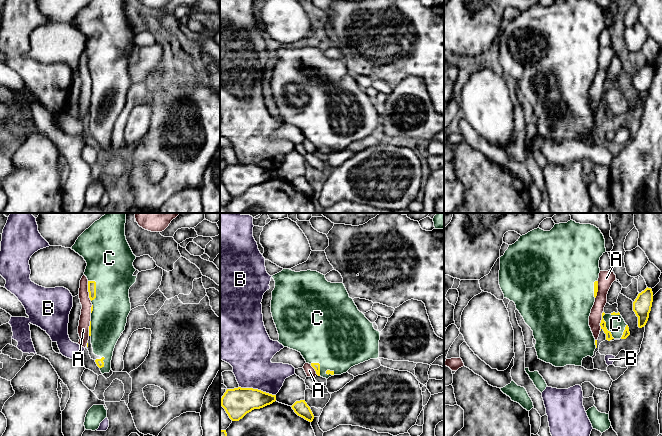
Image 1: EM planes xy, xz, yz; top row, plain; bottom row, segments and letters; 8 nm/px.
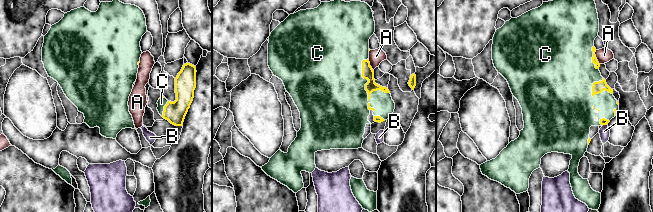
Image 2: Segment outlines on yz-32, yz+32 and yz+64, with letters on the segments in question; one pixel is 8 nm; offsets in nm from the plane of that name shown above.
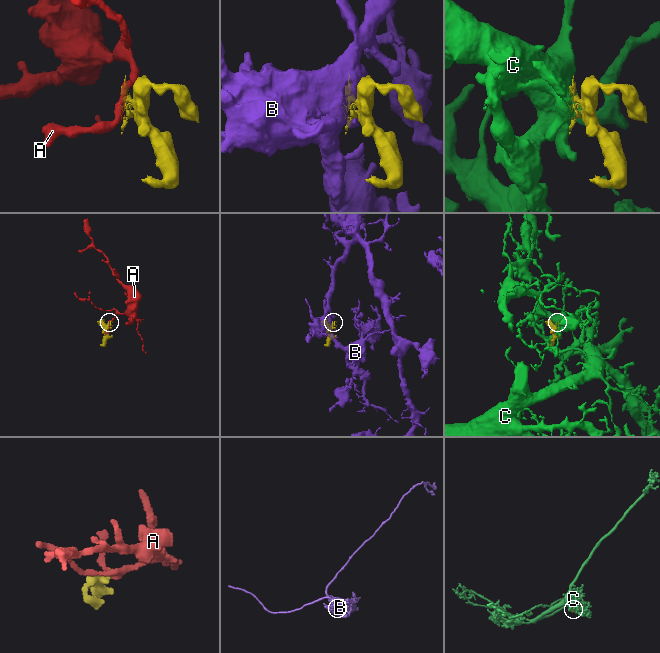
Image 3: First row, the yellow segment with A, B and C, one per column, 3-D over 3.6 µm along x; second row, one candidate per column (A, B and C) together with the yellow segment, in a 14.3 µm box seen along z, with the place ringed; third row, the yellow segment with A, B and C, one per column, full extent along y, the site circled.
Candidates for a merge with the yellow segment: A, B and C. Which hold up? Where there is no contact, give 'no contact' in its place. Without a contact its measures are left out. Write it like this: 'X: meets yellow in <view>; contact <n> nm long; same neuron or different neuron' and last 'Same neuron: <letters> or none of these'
A: meets yellow in xy; contact 160 nm long; different neuron
B: meets yellow in xz; contact 300 nm long; different neuron
C: meets yellow in xy; contact 180 nm long; same neuron
Same neuron: C

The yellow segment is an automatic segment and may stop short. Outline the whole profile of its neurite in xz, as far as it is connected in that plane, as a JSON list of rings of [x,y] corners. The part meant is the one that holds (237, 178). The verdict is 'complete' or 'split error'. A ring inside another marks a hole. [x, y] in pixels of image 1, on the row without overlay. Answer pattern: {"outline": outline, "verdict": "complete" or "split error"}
{"outline": [[[253,164],[227,165],[221,174],[221,182],[232,197],[239,197],[254,185],[260,185],[276,177],[272,171]]], "verdict": "complete"}

